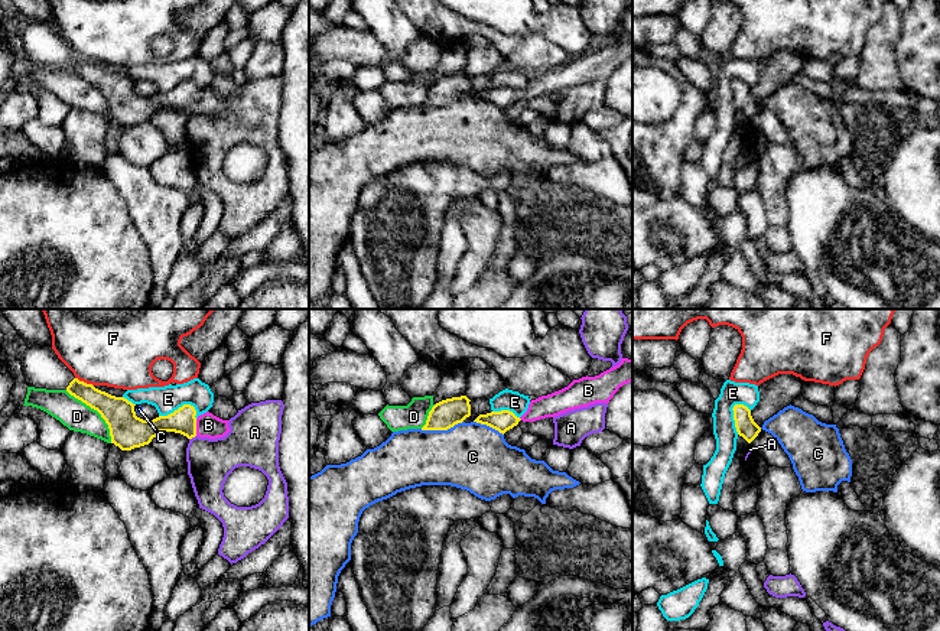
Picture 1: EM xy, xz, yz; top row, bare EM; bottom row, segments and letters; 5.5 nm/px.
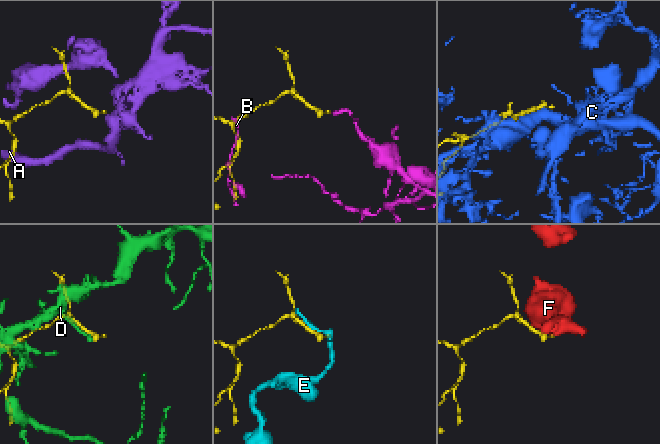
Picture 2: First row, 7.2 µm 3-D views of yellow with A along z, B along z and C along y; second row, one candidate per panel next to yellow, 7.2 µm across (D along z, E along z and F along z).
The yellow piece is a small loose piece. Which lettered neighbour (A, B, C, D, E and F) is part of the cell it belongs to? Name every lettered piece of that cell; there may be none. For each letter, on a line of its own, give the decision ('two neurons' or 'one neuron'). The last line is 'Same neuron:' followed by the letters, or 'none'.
A: two neurons
B: one neuron
C: two neurons
D: two neurons
E: two neurons
F: two neurons
Same neuron: B

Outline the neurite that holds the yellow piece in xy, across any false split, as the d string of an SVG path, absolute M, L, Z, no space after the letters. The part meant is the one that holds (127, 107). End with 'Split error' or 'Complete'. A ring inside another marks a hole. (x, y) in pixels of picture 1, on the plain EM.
M74 55L66 68L97 87L110 105L111 120L121 127L131 127L149 121L160 108L175 108L192 116L224 114L228 108L228 98L206 88L201 92L191 81L183 81L167 92L159 92L153 97L143 97L136 92L134 82L124 74L116 74Z. Split error

